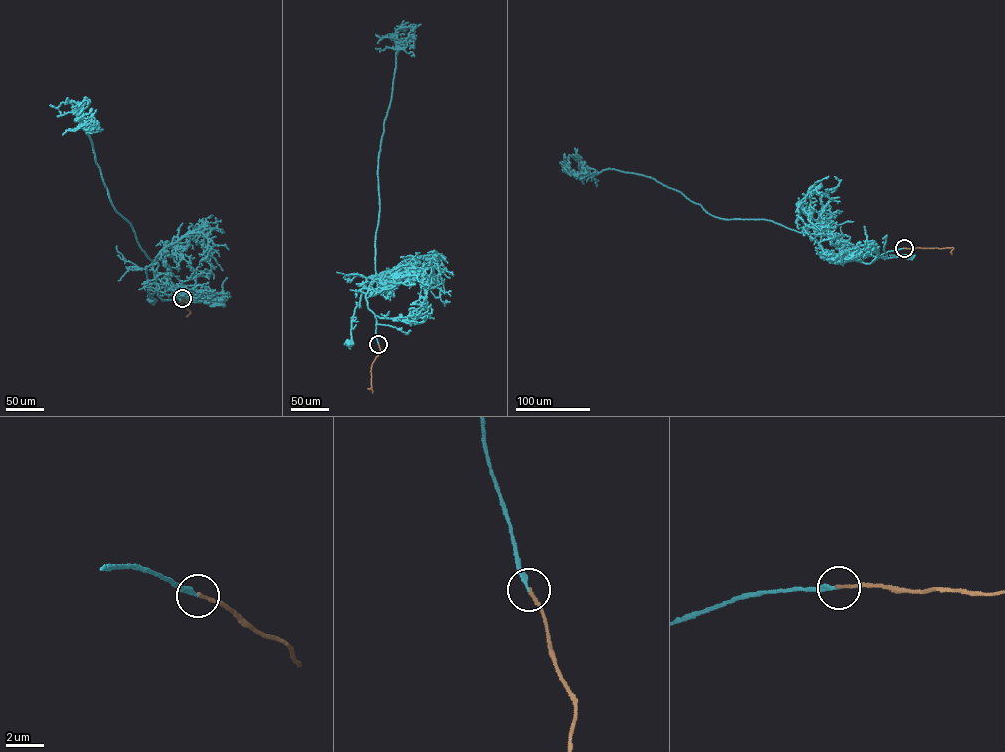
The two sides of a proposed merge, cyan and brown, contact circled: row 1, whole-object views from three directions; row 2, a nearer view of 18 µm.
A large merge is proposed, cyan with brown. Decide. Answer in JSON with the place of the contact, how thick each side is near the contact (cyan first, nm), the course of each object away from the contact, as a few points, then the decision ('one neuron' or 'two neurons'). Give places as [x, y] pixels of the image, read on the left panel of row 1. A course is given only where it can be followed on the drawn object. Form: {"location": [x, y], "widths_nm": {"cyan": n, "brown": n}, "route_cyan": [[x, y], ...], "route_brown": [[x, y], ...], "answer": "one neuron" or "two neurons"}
{"location": [182, 298], "widths_nm": {"cyan": 170, "brown": 170}, "route_cyan": [[182, 298], [175, 296], [163, 300], [158, 296], [153, 270], [147, 266], [148, 295], [152, 300]], "route_brown": [[182, 298], [186, 301], [181, 305], [190, 311], [186, 316]], "answer": "one neuron"}

